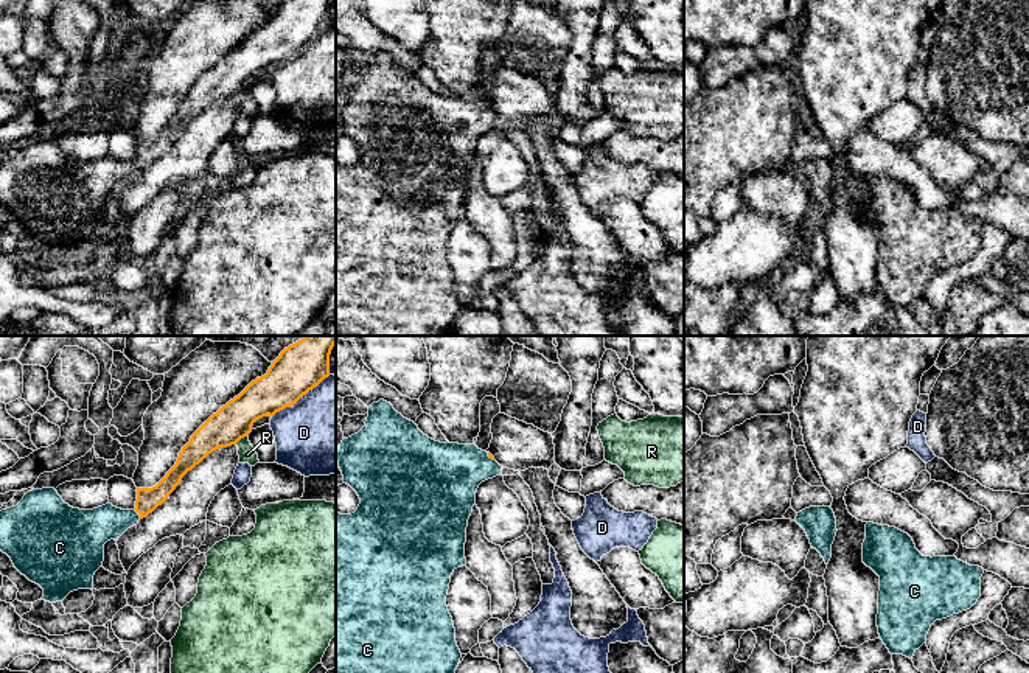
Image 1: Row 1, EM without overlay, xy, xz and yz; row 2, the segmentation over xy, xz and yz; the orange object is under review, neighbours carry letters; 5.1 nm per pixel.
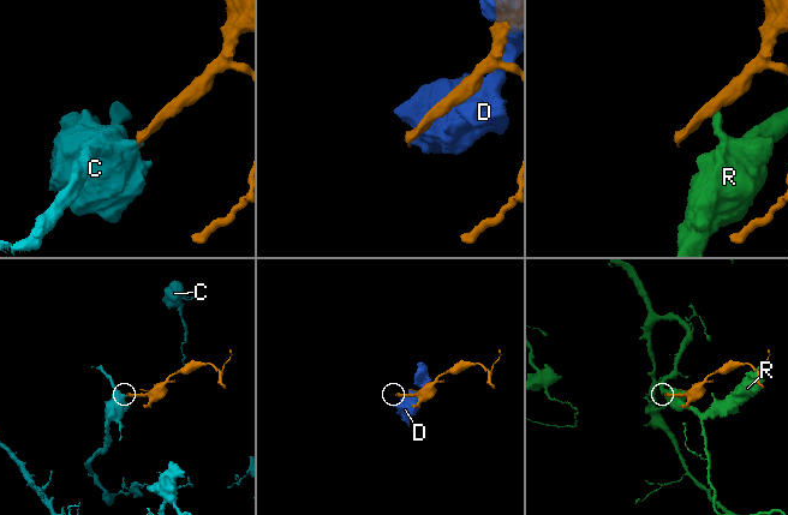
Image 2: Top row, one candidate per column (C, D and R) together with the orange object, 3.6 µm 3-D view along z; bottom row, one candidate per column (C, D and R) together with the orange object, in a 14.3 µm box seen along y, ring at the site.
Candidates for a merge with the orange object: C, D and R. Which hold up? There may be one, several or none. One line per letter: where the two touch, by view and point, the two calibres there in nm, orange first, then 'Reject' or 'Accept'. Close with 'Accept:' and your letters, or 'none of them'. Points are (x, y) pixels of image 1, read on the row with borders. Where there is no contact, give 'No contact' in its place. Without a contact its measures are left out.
C: Touches orange at xy (137, 512). Thickness 120 nm (orange) against 200 nm. Accept
D: Touches orange at xy (300, 397). Thickness 260 nm (orange) against 460 nm. Reject
R: Touches orange at xy (241, 437). Thickness 200 nm (orange) against 90 nm. Reject
Accept: C

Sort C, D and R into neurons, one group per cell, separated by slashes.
C / D / R

